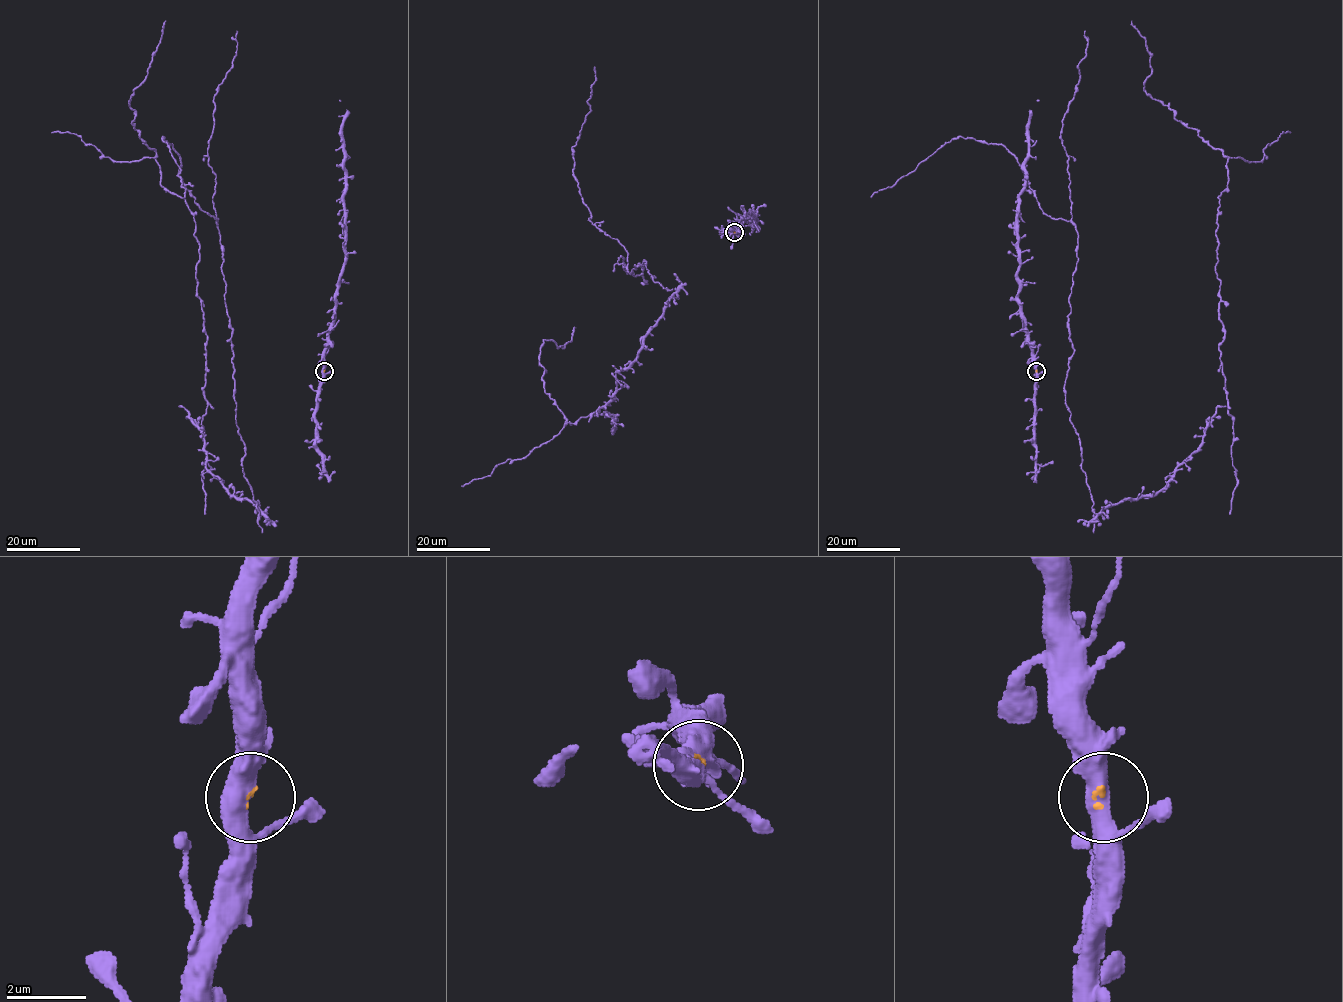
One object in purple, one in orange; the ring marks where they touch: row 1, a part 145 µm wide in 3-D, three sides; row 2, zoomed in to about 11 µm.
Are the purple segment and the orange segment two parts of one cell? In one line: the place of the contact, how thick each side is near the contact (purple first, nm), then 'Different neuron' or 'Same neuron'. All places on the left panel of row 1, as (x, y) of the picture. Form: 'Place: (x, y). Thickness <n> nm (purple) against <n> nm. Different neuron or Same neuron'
Place: (324, 371). Thickness 500 nm (purple) against 70 nm. Same neuron

